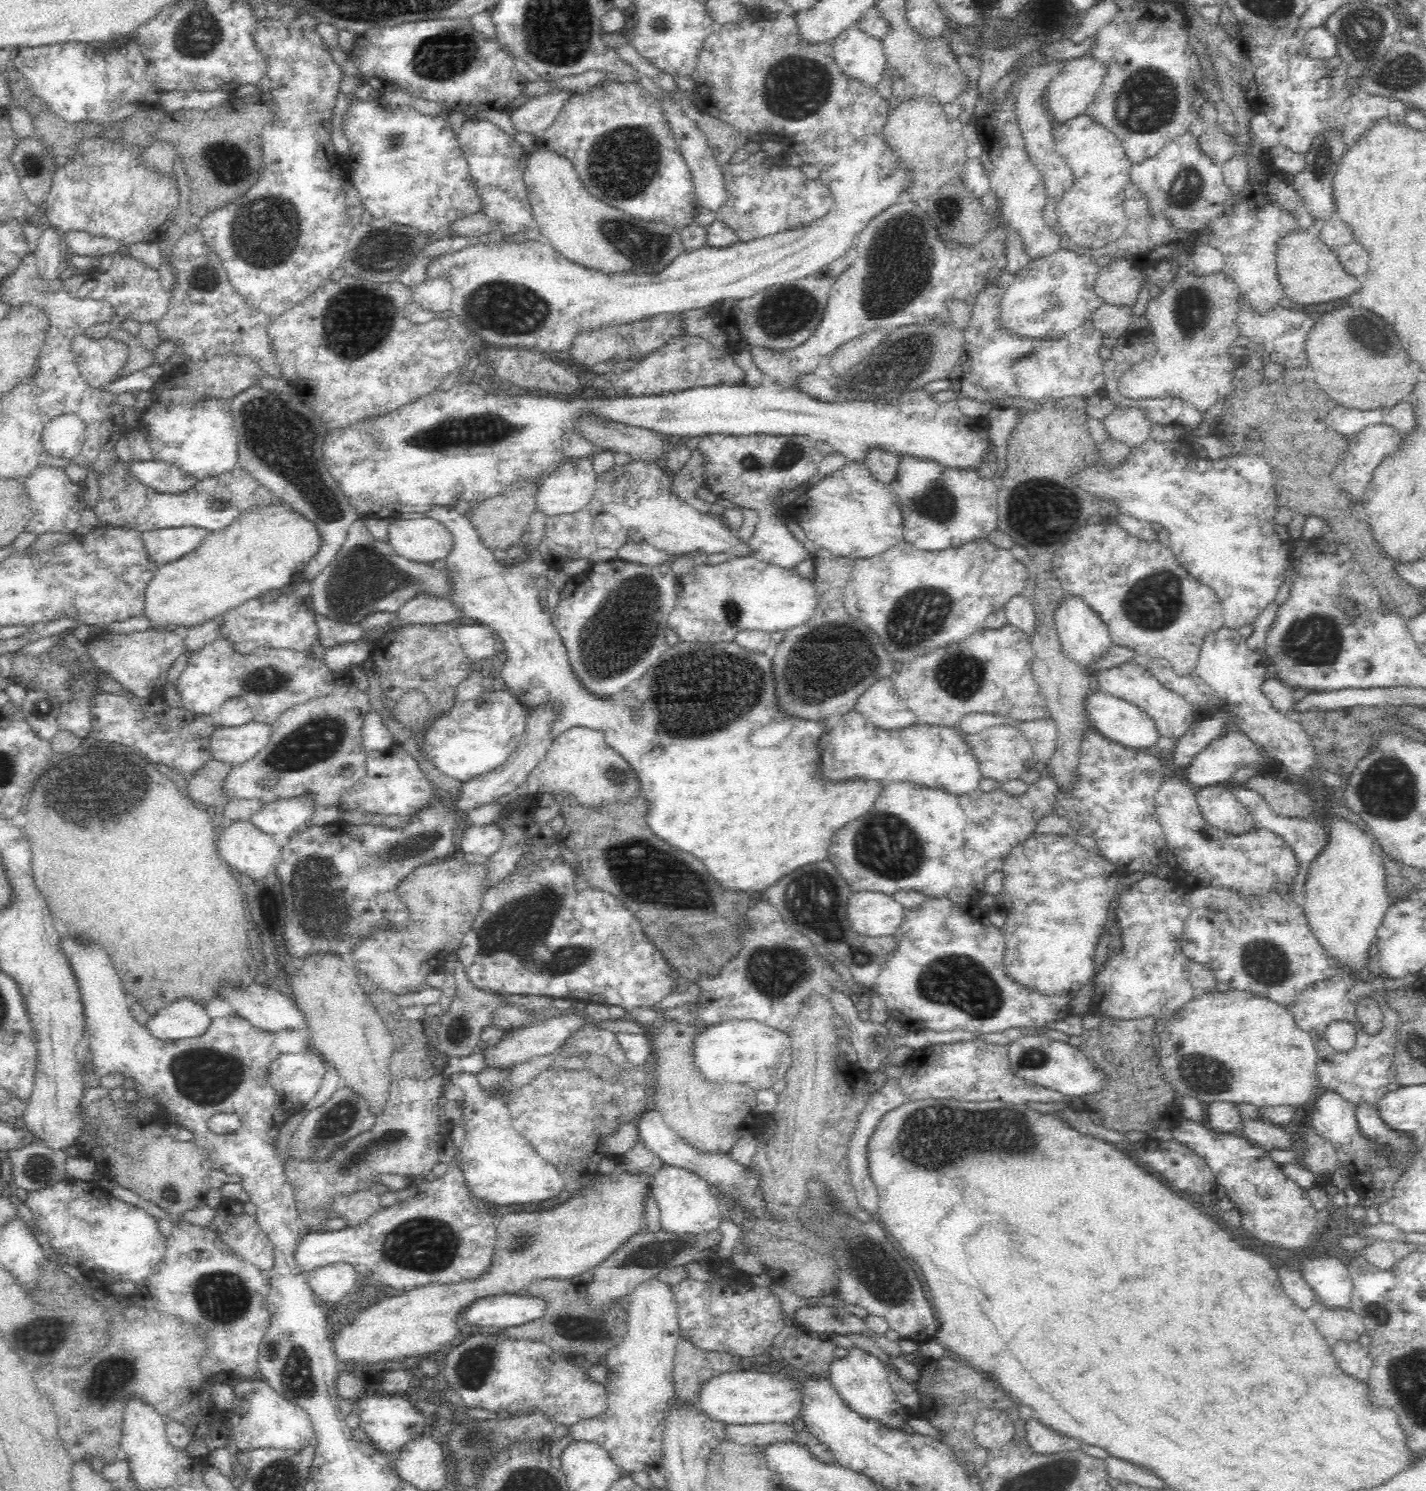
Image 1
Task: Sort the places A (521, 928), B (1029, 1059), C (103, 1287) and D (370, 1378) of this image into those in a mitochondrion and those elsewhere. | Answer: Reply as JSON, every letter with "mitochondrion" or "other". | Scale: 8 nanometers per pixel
{"A":"mitochondrion","B":"mitochondrion","C":"other","D":"other"}

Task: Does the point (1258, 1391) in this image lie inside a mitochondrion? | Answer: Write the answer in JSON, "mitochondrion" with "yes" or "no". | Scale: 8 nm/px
{"mitochondrion":"yes"}

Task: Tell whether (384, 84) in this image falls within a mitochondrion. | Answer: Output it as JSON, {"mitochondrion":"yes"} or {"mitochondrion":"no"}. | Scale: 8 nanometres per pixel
{"mitochondrion":"no"}

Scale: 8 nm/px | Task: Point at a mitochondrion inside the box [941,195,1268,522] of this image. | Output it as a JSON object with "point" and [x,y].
{"point":[1191,309]}

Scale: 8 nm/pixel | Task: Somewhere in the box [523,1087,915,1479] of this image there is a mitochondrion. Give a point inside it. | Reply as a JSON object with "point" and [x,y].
{"point":[573,1329]}

